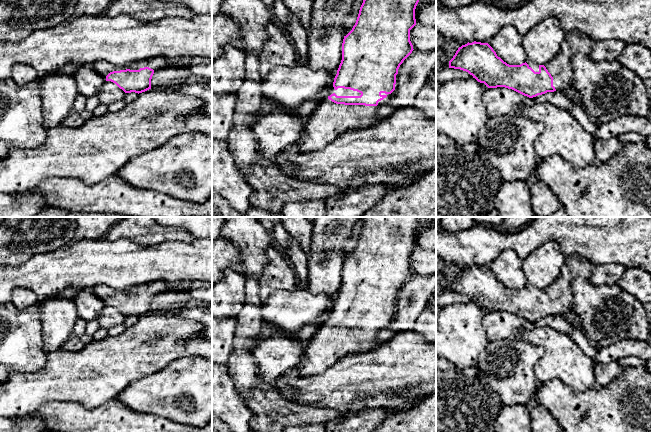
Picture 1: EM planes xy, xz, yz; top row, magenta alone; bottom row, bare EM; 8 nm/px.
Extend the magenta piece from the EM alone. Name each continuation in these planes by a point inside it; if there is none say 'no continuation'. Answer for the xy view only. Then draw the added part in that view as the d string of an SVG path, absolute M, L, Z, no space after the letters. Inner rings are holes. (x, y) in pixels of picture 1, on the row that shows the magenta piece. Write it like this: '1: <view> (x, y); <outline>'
1: xy (103, 67); M158 56L152 59L134 62L123 67L115 66L105 60L99 60L92 65L92 68L104 78L106 78L106 76L113 71L120 71L126 69L139 70L140 68L144 67L149 67L151 69L163 69L166 67L166 59L162 56Z

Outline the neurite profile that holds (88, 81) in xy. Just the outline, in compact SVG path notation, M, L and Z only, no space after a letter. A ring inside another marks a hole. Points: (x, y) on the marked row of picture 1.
M87 66L81 67L76 71L74 78L76 80L78 93L87 98L96 95L106 82L106 78L100 75L92 67Z

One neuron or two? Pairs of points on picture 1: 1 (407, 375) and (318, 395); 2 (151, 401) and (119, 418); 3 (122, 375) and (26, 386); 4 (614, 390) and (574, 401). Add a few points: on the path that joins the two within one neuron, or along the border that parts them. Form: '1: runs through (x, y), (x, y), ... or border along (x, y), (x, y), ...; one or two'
1: runs through (385, 377), (359, 380), (345, 386), (340, 386); one
2: border along (116, 398), (134, 410), (157, 416); two
3: runs through (98, 377), (90, 380), (57, 380), (50, 383); one
4: runs through (604, 400), (584, 401); one

